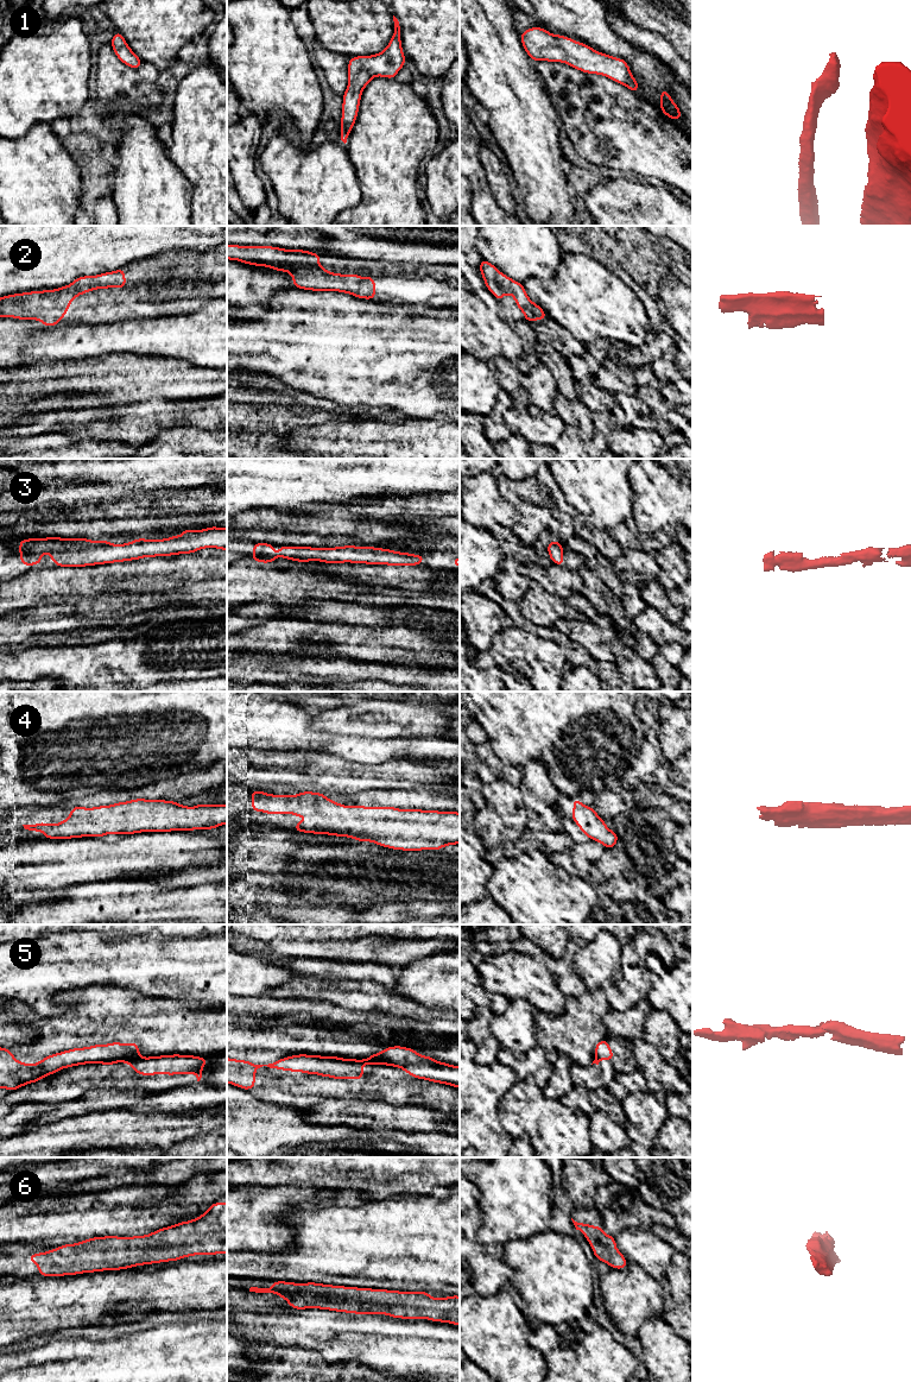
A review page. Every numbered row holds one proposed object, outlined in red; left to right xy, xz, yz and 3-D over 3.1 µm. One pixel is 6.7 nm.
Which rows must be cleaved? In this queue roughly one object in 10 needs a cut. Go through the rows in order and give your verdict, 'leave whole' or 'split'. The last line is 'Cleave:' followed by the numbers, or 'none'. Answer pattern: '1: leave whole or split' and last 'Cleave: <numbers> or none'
1: leave whole
2: leave whole
3: leave whole
4: leave whole
5: split
6: leave whole
Cleave: 5

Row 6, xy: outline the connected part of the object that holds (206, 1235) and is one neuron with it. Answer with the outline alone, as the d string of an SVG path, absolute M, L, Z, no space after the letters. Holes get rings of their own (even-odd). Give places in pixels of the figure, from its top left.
M227 1201L214 1203L200 1217L145 1236L93 1237L29 1255L42 1276L65 1276L129 1269L195 1255L227 1254Z

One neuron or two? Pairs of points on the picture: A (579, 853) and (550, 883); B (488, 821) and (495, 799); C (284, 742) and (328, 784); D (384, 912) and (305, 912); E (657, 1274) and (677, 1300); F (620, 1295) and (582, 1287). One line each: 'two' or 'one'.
A: two
B: two
C: two
D: two
E: two
F: two

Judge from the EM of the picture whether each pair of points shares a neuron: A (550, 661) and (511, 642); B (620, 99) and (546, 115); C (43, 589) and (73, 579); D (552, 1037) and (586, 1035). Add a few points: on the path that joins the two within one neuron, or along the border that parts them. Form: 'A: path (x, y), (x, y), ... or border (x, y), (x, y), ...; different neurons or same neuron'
A: path (541, 657), (537, 654), (520, 651); same neuron
B: border (545, 88), (549, 100), (560, 118); different neurons
C: path (50, 585), (65, 581); same neuron
D: path (561, 1037), (577, 1037); same neuron

